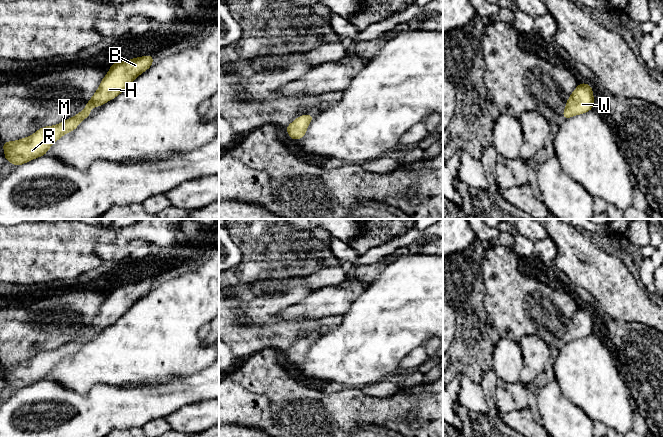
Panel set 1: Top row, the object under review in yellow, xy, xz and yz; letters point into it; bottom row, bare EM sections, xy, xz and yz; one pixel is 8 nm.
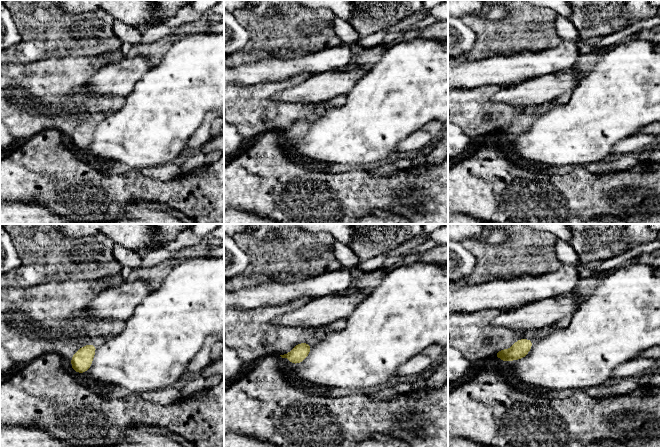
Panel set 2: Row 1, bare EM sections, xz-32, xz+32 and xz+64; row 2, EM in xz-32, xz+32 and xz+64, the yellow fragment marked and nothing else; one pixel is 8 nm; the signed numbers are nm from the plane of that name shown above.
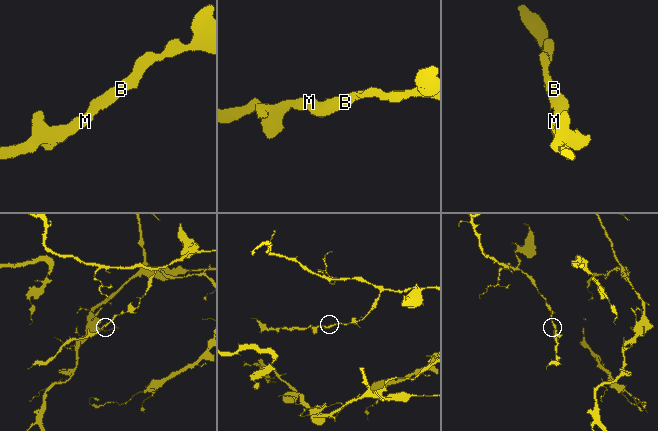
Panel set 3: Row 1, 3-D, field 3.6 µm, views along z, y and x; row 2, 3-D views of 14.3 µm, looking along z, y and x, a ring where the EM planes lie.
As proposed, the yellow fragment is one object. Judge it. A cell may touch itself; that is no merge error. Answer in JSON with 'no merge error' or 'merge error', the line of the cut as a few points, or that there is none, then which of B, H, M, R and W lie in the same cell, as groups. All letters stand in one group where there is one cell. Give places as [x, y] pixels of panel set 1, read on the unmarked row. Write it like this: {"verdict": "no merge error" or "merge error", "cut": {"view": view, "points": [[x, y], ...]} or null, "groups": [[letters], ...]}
{"verdict": "no merge error", "cut": null, "groups": [["B", "H", "M", "R", "W"]]}

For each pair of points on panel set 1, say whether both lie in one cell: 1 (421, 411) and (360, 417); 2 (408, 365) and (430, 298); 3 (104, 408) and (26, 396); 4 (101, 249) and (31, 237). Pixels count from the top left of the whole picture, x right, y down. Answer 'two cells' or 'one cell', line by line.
1: one cell
2: two cells
3: one cell
4: two cells

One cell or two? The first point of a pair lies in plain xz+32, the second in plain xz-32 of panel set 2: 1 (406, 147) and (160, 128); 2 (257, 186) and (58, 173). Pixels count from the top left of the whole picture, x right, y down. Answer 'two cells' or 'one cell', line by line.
1: two cells
2: one cell

